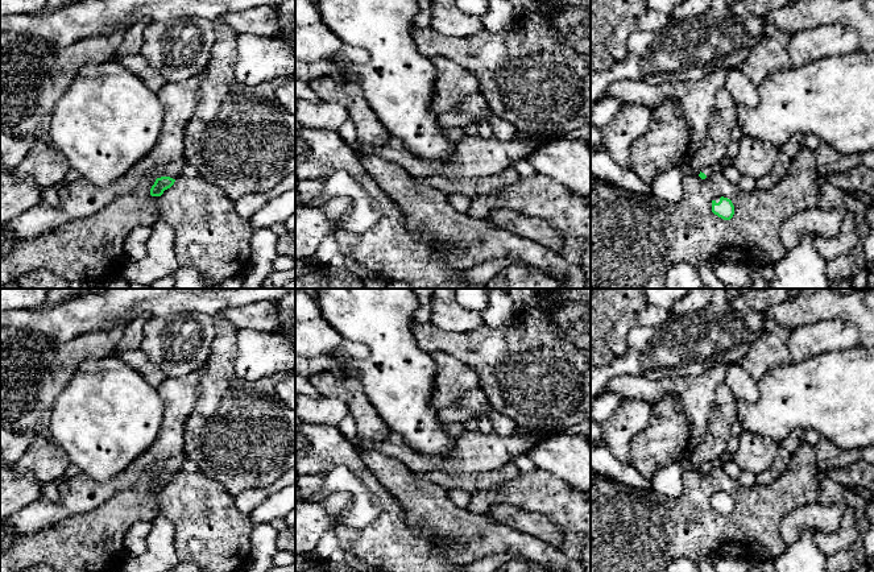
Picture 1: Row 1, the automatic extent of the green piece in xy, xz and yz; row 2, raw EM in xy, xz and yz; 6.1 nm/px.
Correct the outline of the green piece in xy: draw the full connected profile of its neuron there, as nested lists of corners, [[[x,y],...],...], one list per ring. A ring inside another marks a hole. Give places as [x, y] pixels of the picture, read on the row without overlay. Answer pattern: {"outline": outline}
{"outline": [[[170,472],[157,473],[154,480],[150,484],[152,492],[161,492],[165,485],[170,484],[174,480],[175,474]]]}

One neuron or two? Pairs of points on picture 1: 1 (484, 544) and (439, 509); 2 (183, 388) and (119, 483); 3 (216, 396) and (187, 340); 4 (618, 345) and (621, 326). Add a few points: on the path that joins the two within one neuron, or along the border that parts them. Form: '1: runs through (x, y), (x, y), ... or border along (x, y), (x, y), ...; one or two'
1: runs through (473, 534), (463, 523), (450, 519); one
2: runs through (175, 413), (172, 435), (144, 461); one
3: border along (212, 334), (211, 355), (204, 364); two
4: runs through (618, 340), (620, 331); one

